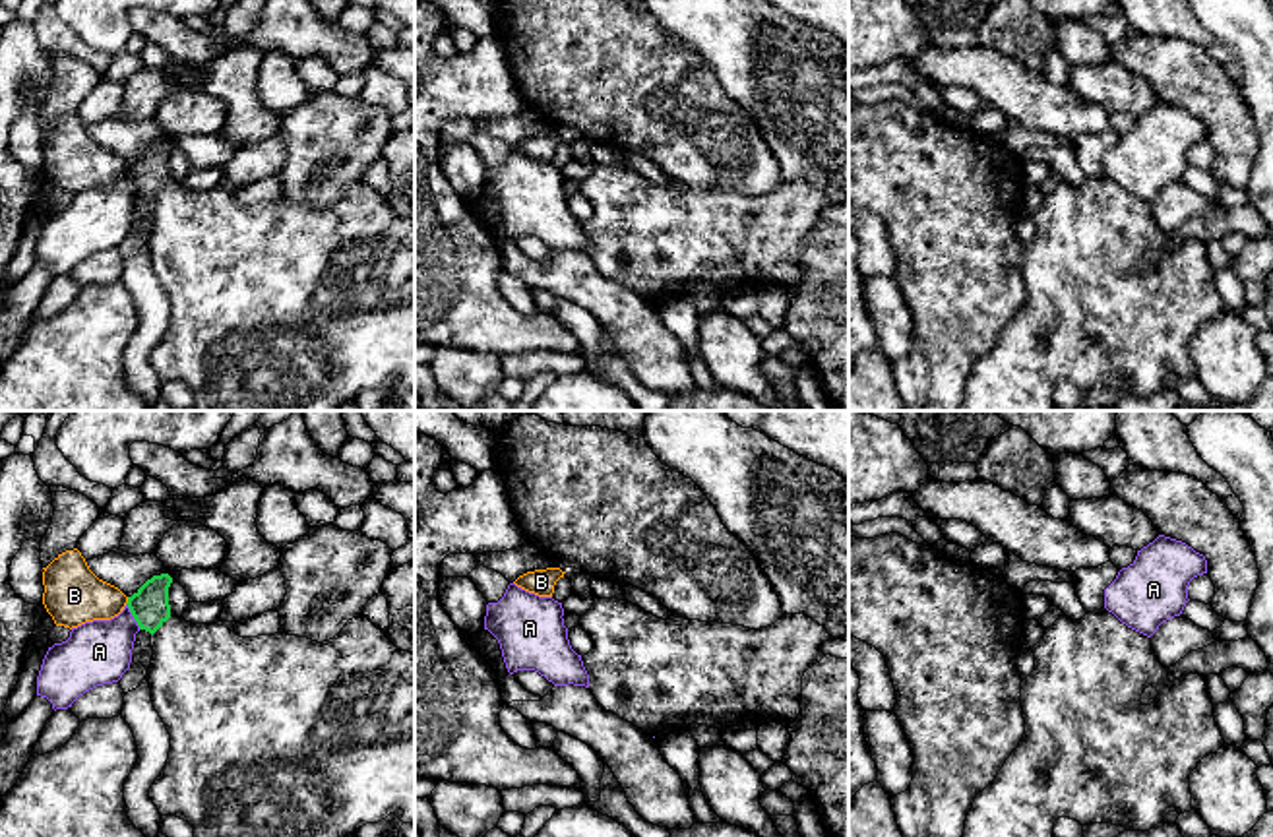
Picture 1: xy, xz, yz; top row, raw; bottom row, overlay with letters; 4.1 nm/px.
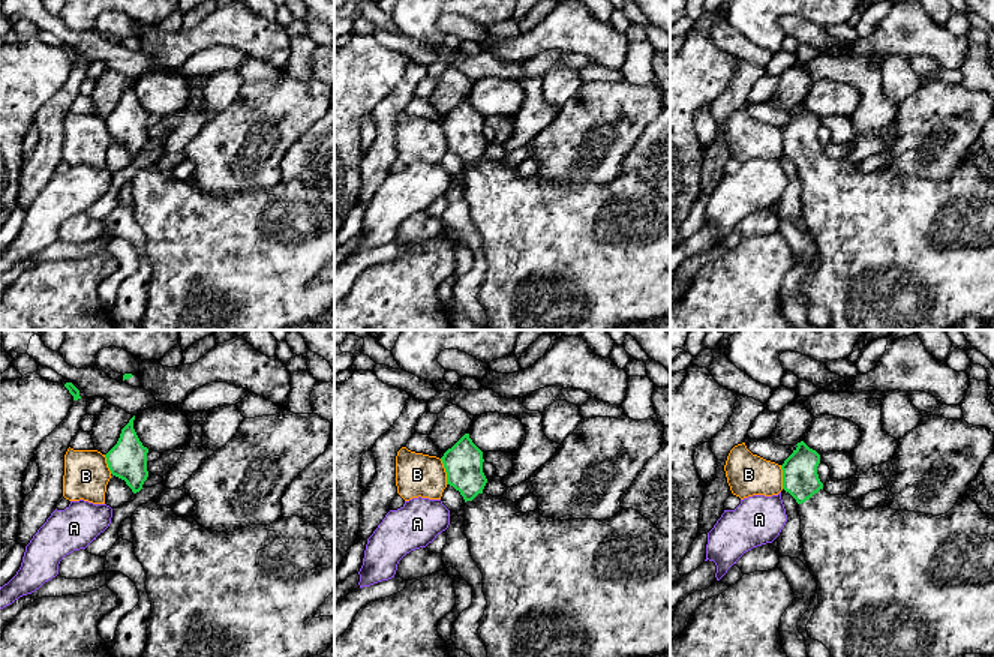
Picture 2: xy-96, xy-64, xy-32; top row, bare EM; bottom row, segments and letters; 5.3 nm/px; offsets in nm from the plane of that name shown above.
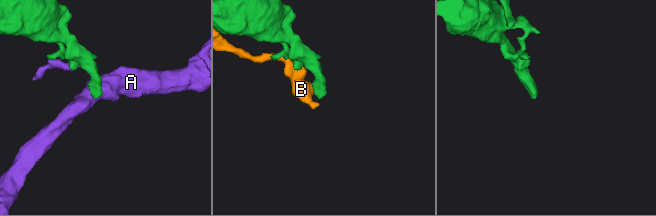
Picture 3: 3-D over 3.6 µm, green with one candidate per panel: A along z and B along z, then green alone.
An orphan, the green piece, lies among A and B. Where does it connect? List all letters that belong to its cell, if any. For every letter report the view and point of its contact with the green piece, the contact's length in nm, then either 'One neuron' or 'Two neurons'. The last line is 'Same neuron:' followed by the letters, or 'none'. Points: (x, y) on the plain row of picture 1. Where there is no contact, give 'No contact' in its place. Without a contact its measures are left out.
A: Touches green at xy (132, 181). Shared border 130 nm. Two neurons
B: Touches green at xy (128, 167). Shared border 40 nm. Two neurons
Same neuron: none

